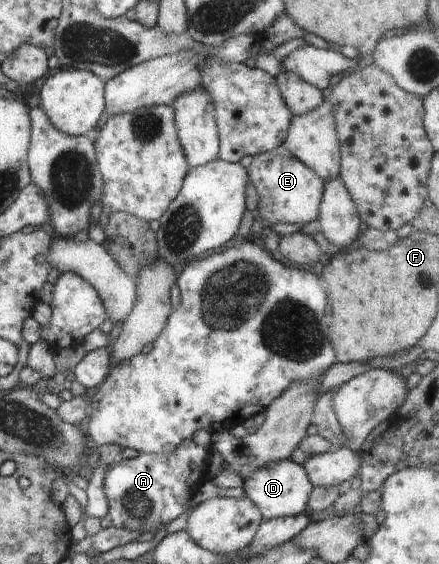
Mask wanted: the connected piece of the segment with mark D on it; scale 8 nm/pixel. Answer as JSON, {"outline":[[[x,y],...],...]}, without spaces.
{"outline":[[[291,459],[267,463],[259,467],[243,482],[245,496],[260,510],[264,520],[284,516],[297,516],[307,512],[307,503],[313,490],[306,470]]]}

